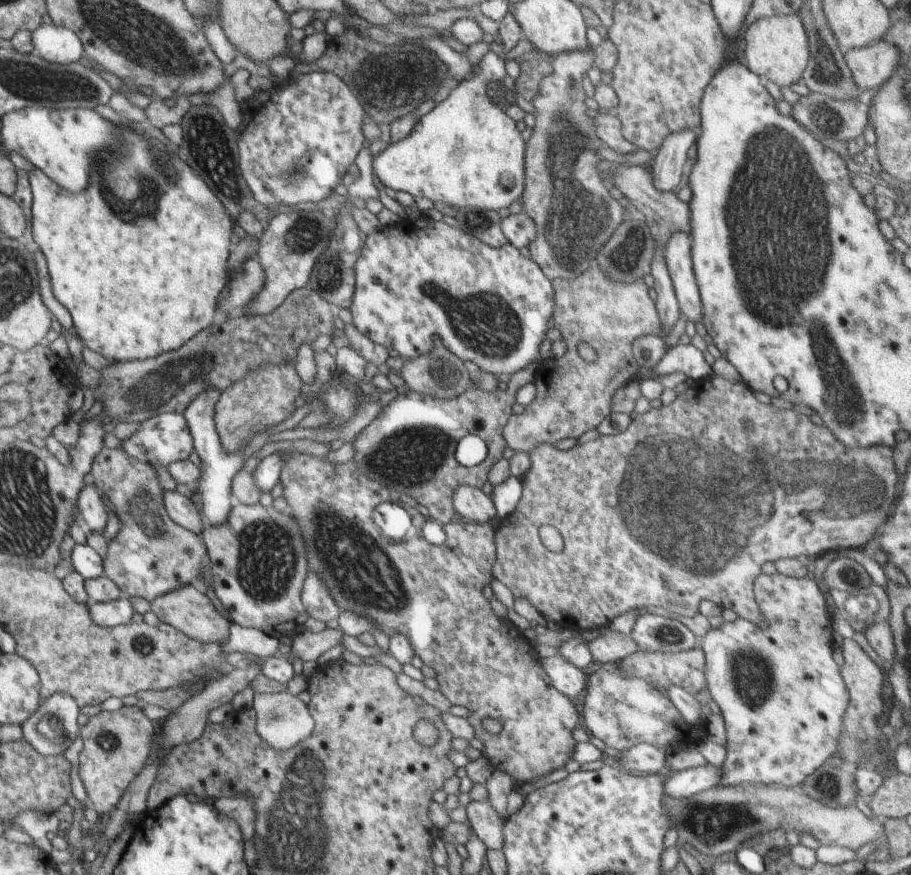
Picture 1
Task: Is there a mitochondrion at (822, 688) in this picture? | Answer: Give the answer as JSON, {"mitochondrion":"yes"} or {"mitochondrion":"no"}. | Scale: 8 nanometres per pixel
{"mitochondrion":"no"}

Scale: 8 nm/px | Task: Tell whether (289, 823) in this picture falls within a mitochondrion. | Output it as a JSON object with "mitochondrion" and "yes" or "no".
{"mitochondrion":"yes"}

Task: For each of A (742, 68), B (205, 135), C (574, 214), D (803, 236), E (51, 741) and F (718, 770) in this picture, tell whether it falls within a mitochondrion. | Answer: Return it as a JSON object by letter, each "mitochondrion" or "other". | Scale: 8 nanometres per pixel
{"A":"other","B":"mitochondrion","C":"mitochondrion","D":"mitochondrion","E":"mitochondrion","F":"other"}

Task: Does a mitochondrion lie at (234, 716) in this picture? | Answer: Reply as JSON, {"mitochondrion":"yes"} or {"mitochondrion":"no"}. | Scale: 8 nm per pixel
{"mitochondrion":"no"}

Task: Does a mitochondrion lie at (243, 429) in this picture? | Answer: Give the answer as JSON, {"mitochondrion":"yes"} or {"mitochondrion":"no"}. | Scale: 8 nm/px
{"mitochondrion":"yes"}

